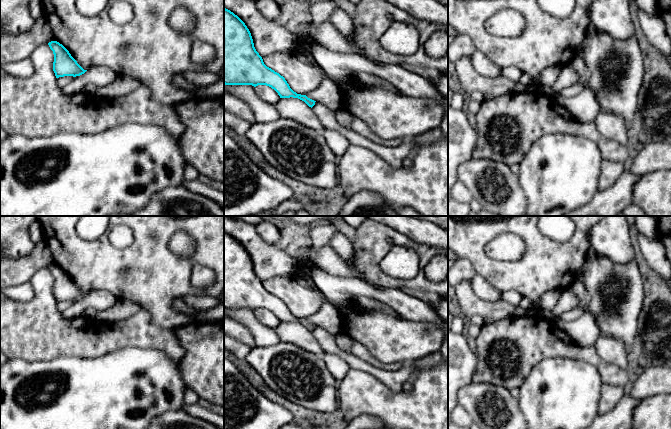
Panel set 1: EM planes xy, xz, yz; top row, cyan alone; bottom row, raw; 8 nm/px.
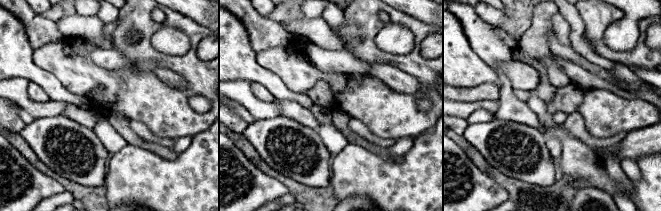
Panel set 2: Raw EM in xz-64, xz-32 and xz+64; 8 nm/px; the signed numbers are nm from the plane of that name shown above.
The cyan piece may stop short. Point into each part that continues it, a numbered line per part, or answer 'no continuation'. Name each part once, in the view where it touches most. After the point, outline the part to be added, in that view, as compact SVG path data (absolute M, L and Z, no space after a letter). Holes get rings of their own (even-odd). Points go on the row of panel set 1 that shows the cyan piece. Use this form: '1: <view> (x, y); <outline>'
no continuation

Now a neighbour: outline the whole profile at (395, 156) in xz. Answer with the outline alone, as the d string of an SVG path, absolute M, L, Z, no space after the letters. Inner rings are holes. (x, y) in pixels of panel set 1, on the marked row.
M315 102L312 110L317 115L324 128L339 131L349 140L351 144L370 149L383 158L393 168L400 168L404 160L408 157L411 157L412 153L415 151L415 145L413 143L412 137L403 138L402 143L397 147L391 148L381 146L353 132L350 128L341 126L335 117L336 112L330 110L326 106Z

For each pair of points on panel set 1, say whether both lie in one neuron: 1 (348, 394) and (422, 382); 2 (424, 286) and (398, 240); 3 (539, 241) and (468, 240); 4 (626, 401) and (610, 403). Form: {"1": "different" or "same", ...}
{"1": "same", "2": "same", "3": "same", "4": "different"}

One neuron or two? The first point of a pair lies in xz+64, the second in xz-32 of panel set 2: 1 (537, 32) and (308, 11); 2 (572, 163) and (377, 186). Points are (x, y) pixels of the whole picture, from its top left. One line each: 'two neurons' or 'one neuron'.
1: one neuron
2: one neuron

